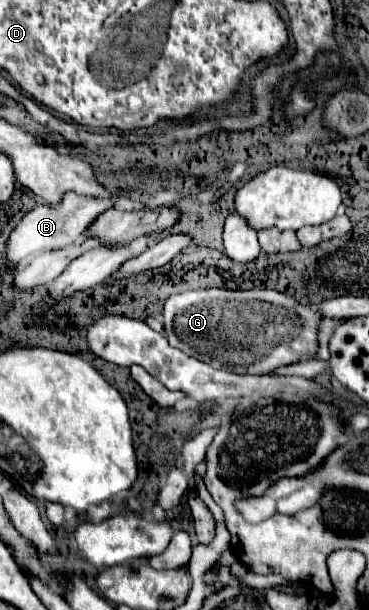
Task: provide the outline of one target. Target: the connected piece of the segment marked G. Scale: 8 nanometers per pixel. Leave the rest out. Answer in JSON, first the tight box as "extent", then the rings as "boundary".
{"extent":[164,290,322,374],"boundary":[[[194,290],[174,294],[164,302],[166,336],[172,346],[208,362],[214,368],[246,374],[272,374],[280,366],[314,360],[318,354],[318,332],[322,314],[314,304],[300,304],[294,296],[278,290]]]}

